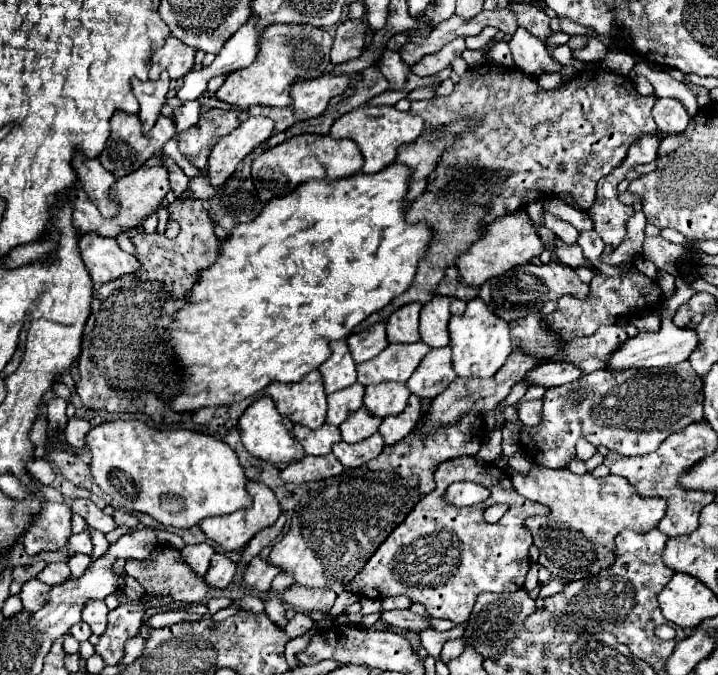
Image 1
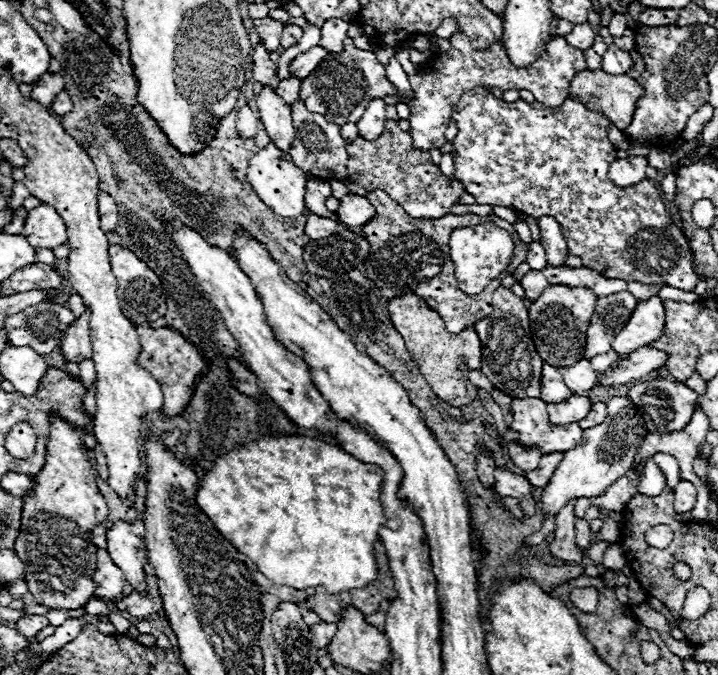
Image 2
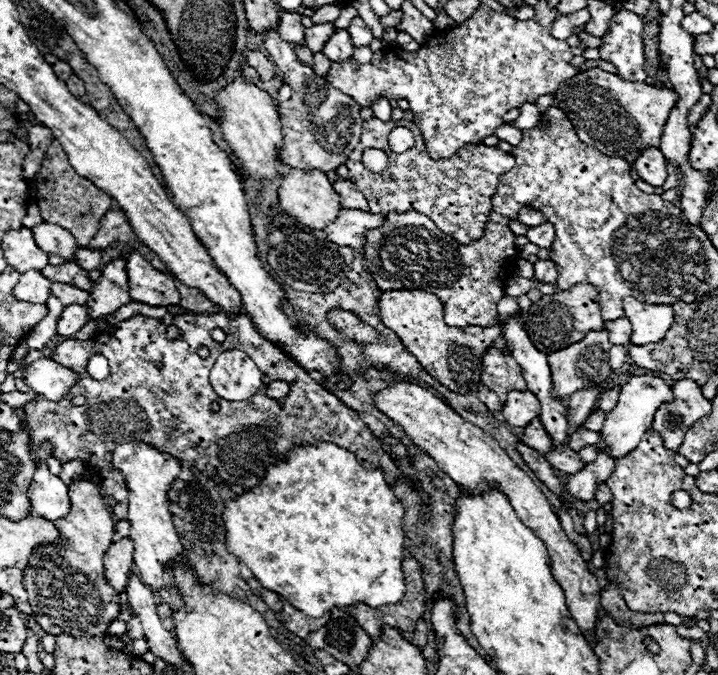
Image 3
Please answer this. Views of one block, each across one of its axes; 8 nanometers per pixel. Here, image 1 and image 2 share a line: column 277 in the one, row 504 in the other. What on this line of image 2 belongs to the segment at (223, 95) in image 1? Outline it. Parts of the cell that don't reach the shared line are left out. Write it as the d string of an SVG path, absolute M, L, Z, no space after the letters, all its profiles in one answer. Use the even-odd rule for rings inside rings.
M52 416L50 422L52 424L50 424L50 442L46 446L46 464L32 478L36 482L36 488L24 496L22 528L16 538L14 550L24 564L24 580L36 604L42 604L50 610L78 610L84 608L90 598L94 598L94 590L98 586L92 580L96 572L96 550L98 550L92 542L92 530L94 526L106 522L108 506L96 486L96 474L86 456L80 432L64 424L64 420L60 420L58 416Z

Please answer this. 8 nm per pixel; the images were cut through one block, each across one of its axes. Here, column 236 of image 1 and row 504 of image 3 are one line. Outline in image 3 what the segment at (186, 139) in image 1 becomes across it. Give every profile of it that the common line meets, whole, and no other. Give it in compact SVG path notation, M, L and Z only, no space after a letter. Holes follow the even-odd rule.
M134 314L132 318L120 322L120 328L116 328L116 332L98 332L94 338L90 340L64 340L56 346L54 350L54 360L58 364L62 364L64 368L72 368L74 372L78 372L78 382L76 386L70 390L70 394L82 394L86 396L86 404L84 406L70 406L70 400L60 400L56 404L48 404L48 400L32 400L28 404L24 404L24 422L26 422L26 432L32 438L32 446L38 448L42 442L52 442L54 450L52 456L56 460L70 462L74 458L80 460L88 460L92 464L92 468L100 474L102 484L104 484L104 496L108 506L112 508L112 512L122 520L126 518L128 512L128 496L126 496L126 484L124 478L118 470L112 468L112 448L116 444L122 442L148 442L154 448L160 448L162 452L172 454L176 460L184 460L188 462L192 468L208 474L208 476L220 476L230 484L240 484L242 488L252 488L260 482L260 478L264 476L266 468L270 464L274 464L276 460L282 458L282 454L286 454L286 450L294 448L294 446L302 446L302 444L320 444L320 442L332 442L340 448L346 448L348 452L352 452L358 462L362 462L368 468L386 468L390 466L392 458L390 454L382 448L382 442L368 430L368 426L362 422L362 418L358 416L358 412L346 408L332 392L328 392L324 386L320 386L316 380L312 380L308 376L306 370L302 370L296 362L288 360L272 342L264 340L254 324L250 322L248 316L240 316L236 320L230 320L224 314L180 314L174 316L174 326L180 328L182 332L182 340L168 340L164 336L166 326L162 322L158 322L158 326L154 328L154 318L146 318L142 314ZM214 328L222 328L226 332L226 340L214 342L212 340L212 330ZM198 346L206 346L210 350L208 358L200 358L196 354ZM224 350L242 350L248 356L252 356L252 360L256 362L256 366L260 368L262 382L270 384L274 380L284 380L290 386L290 394L286 398L280 400L272 400L268 398L262 390L252 396L246 402L230 402L220 398L214 388L208 382L210 376L210 368L216 362L216 356L220 356L220 352ZM92 354L102 354L108 364L110 364L110 376L104 380L92 380L86 374L86 362Z

